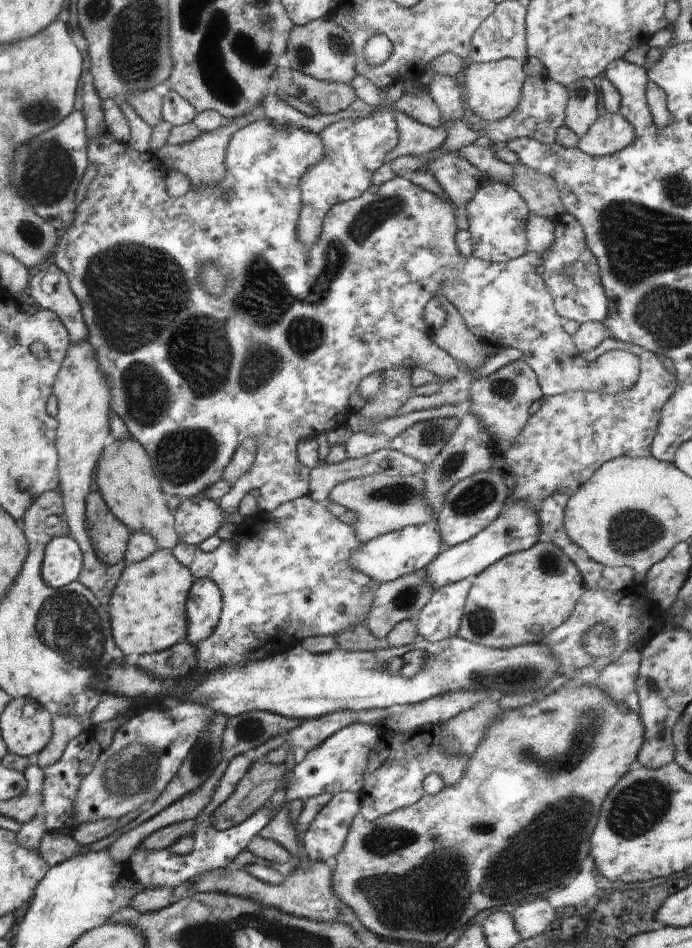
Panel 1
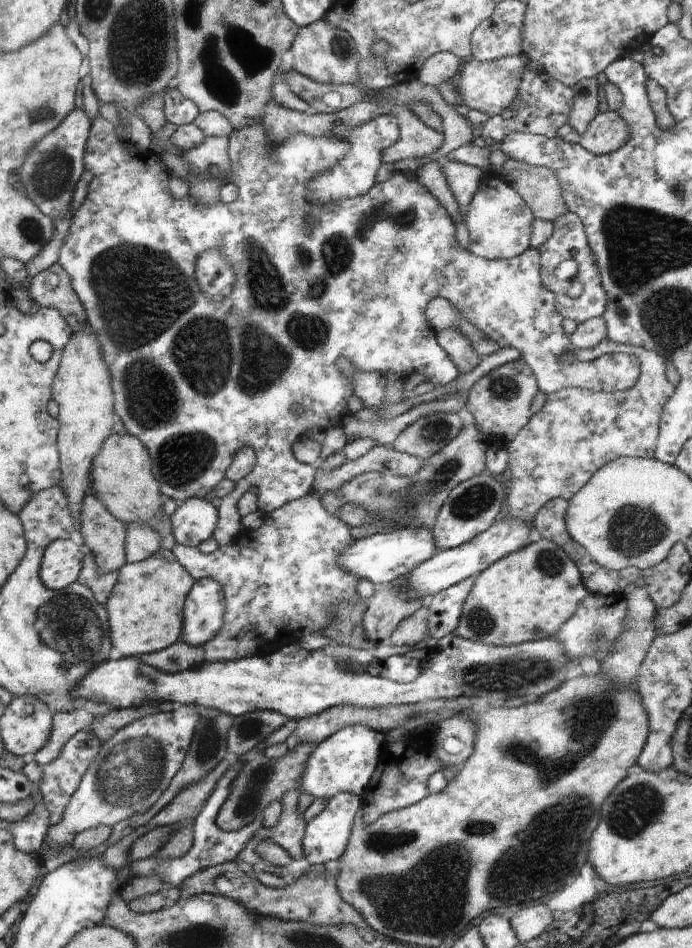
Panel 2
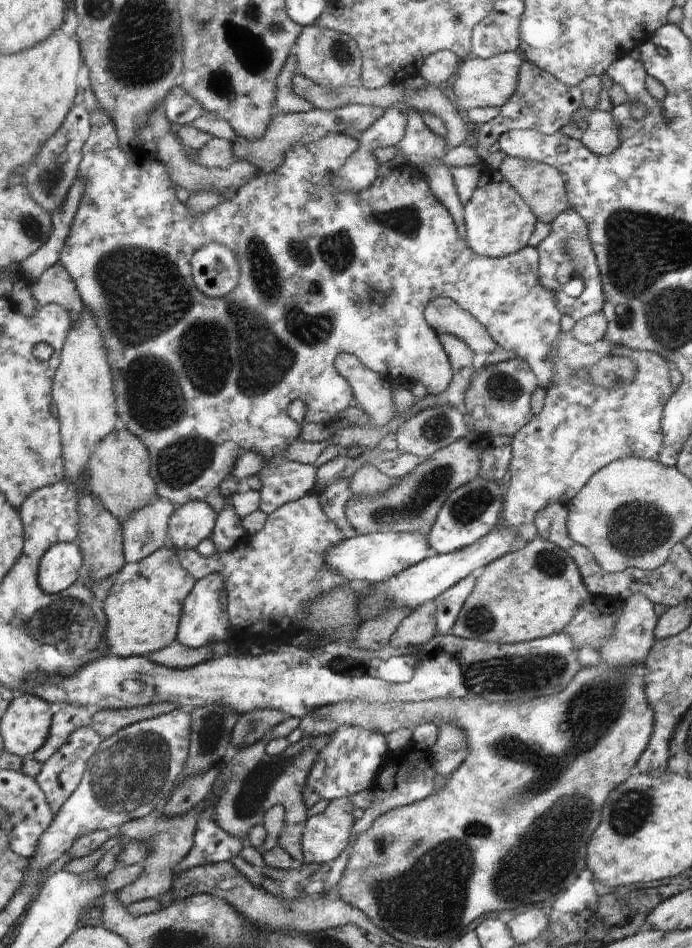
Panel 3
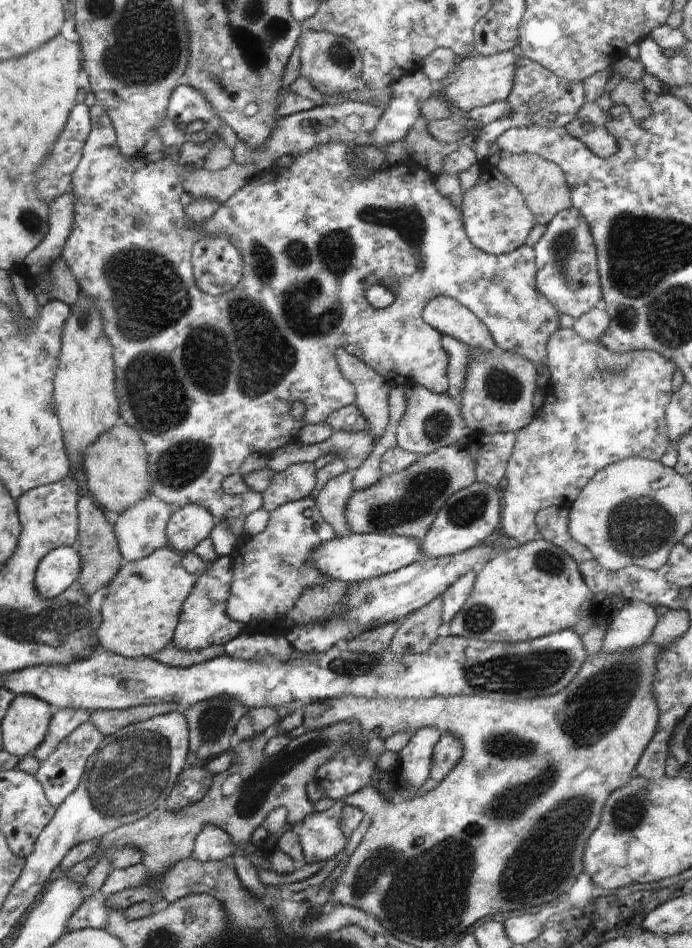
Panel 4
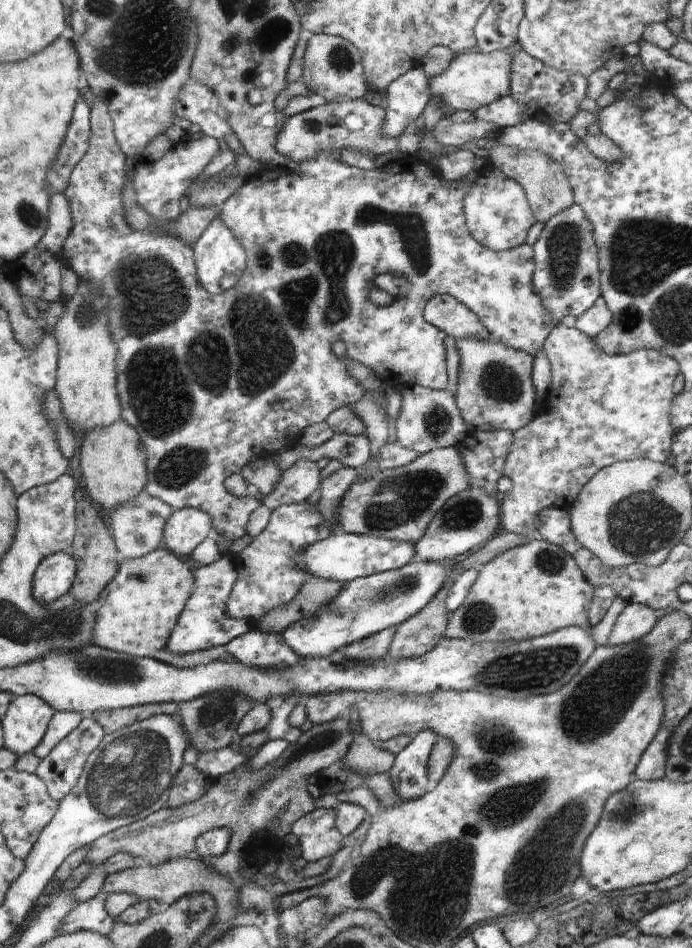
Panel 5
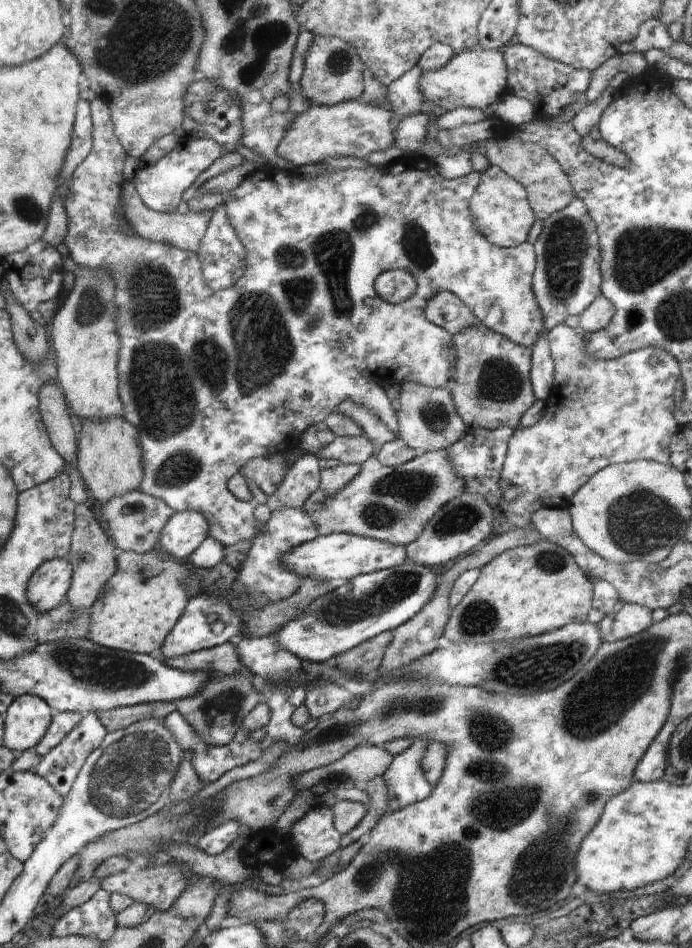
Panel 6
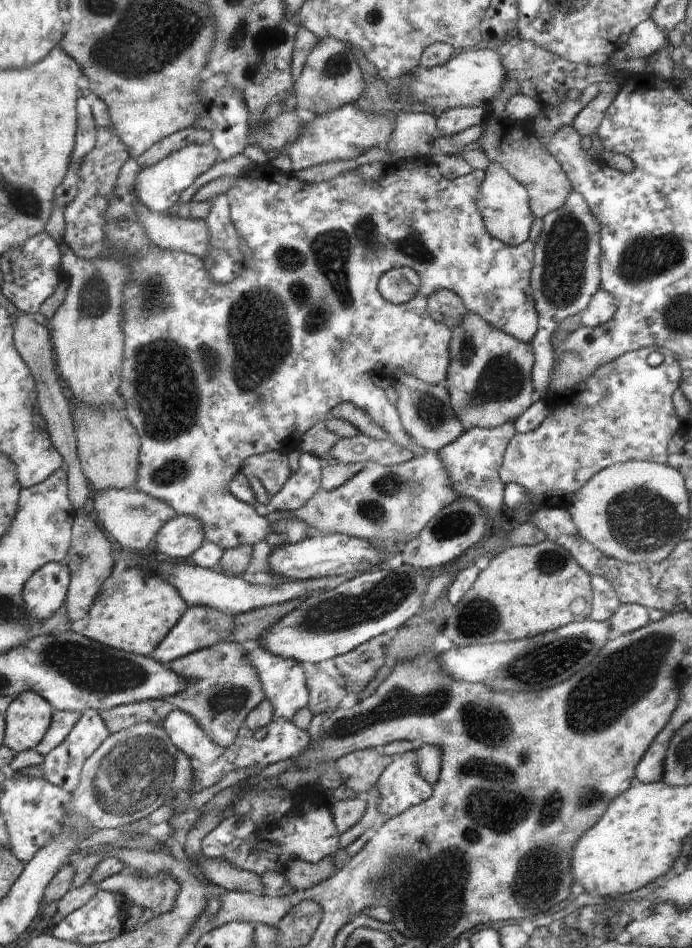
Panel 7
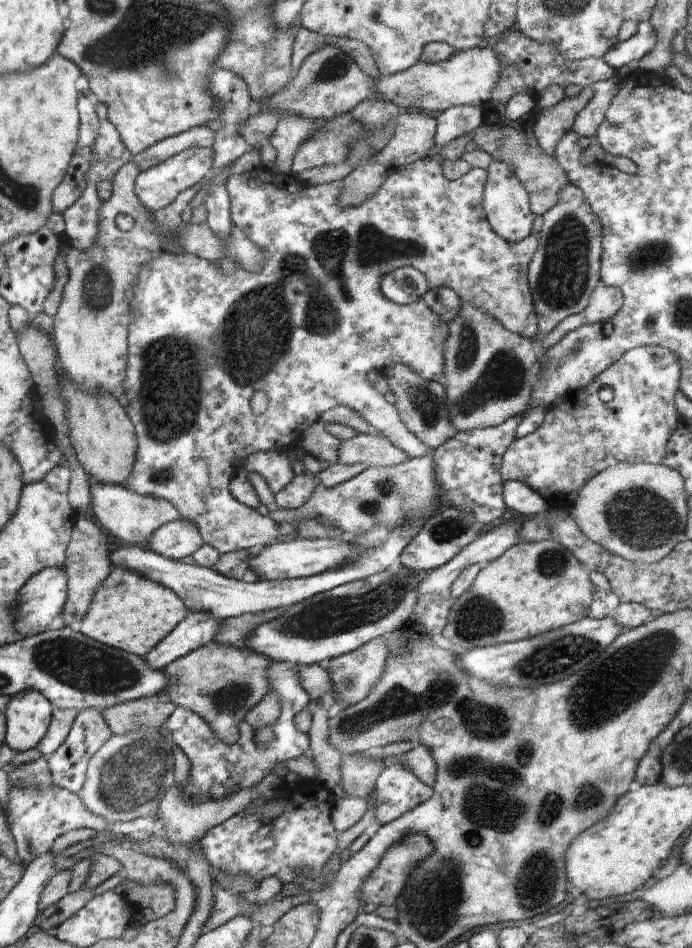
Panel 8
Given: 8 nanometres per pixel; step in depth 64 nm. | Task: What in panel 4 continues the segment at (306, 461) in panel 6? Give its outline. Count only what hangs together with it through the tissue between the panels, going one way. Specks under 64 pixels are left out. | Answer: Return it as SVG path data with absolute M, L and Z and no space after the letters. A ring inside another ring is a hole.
M96 104L90 108L93 128L85 144L84 157L80 160L80 166L76 168L72 176L72 188L75 195L75 215L73 231L65 242L61 257L70 267L76 277L81 292L89 296L101 310L104 331L114 348L114 362L116 364L116 393L120 404L121 422L134 427L145 443L146 452L149 454L149 477L151 487L149 493L166 502L174 508L180 508L186 504L203 506L214 517L214 528L210 534L214 548L219 557L231 555L238 543L243 538L243 524L246 516L254 510L265 508L272 512L280 505L288 501L297 501L311 496L316 484L317 470L314 463L296 463L288 465L283 471L277 471L270 486L262 493L248 490L237 495L226 494L222 490L222 481L232 474L238 474L242 461L252 453L267 455L276 451L288 442L294 442L298 438L298 432L305 424L323 423L327 418L342 406L354 404L356 391L354 385L348 380L338 366L335 350L338 347L346 349L351 355L365 362L379 375L388 378L397 378L410 385L422 385L435 393L446 393L449 387L447 375L447 360L445 350L442 348L442 334L431 327L423 319L423 310L426 304L440 295L452 297L461 305L469 308L490 331L491 337L498 348L502 351L512 351L525 356L538 371L543 371L546 356L546 345L550 335L559 329L559 314L548 299L538 290L535 274L535 252L531 246L525 244L529 232L537 223L534 214L527 207L521 190L506 178L496 165L484 161L481 173L476 184L463 191L461 212L455 207L450 197L443 195L435 185L434 175L426 169L418 172L410 172L403 164L387 165L384 169L368 169L365 165L351 165L347 161L347 154L352 144L337 141L318 145L306 154L292 157L293 164L290 167L274 167L270 171L258 172L252 176L238 192L235 192L225 203L222 203L213 217L206 221L200 229L189 229L185 226L185 209L181 205L180 197L183 190L183 176L190 173L191 169L202 169L203 160L206 160L208 150L214 148L215 140L209 139L205 143L196 144L186 137L179 146L178 153L168 153L160 160L150 162L142 153L134 157L126 157L116 143L112 121L106 114L105 109ZM206 233L226 235L231 243L239 248L243 256L242 278L236 288L228 293L213 297L202 292L198 288L193 275L191 252L193 246ZM374 284L386 286L394 295L395 299L385 309L372 307L366 299L366 290ZM238 300L244 300L250 304L250 300L260 302L260 312L248 310L252 316L232 316L234 312L228 312L232 306L236 306ZM294 402L302 402L306 408L304 416L300 420L294 419L290 409Z

